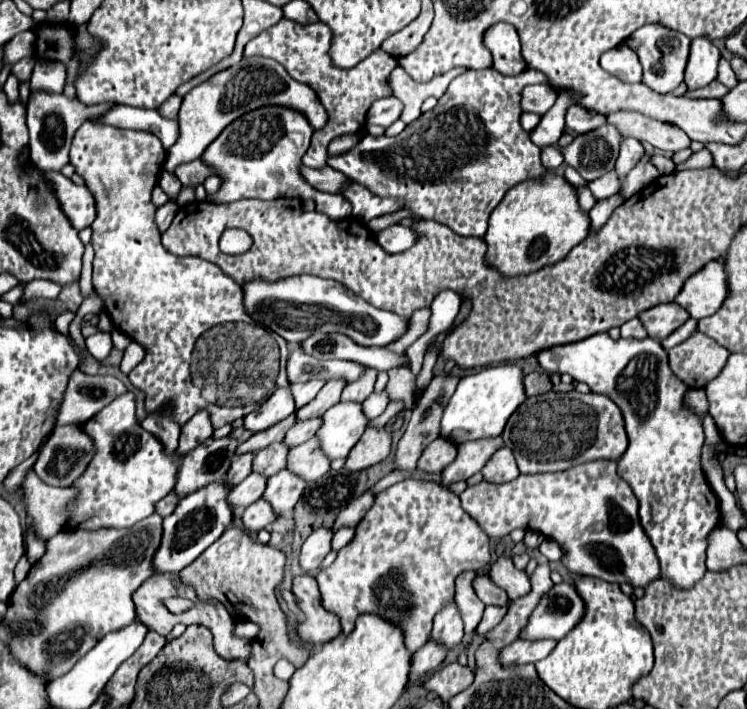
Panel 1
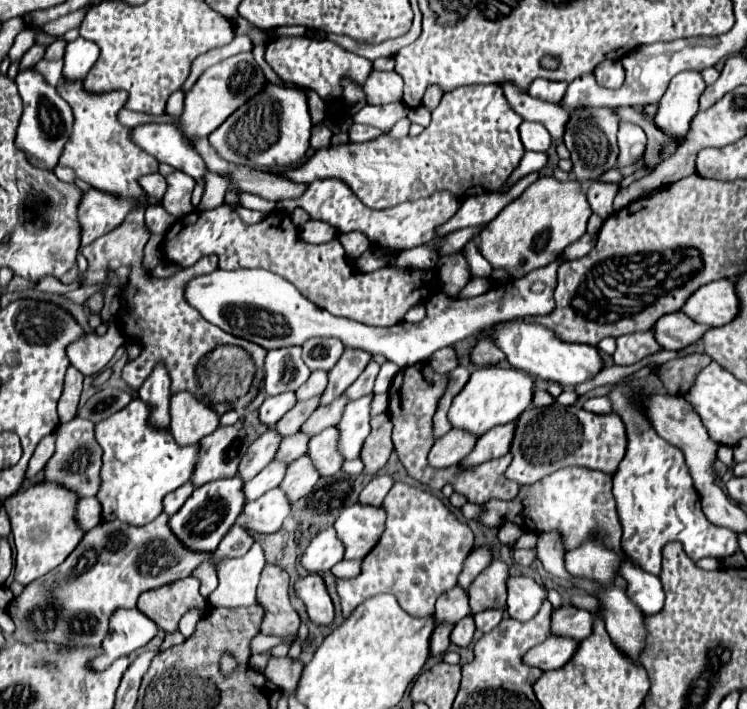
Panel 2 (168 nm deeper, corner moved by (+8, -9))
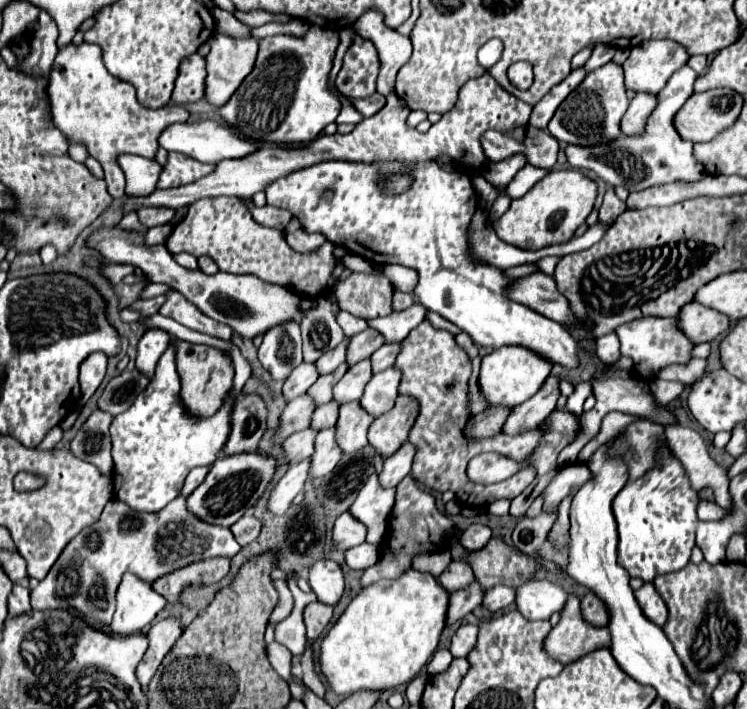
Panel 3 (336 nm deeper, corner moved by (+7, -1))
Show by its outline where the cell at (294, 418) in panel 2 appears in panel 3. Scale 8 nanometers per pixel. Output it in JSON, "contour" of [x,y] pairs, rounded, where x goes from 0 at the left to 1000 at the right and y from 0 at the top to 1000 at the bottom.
{"contour":[[[455,513],[444,528],[436,528],[436,530],[428,530],[420,544],[412,550],[412,556],[418,556],[418,561],[423,561],[423,570],[434,570],[439,564],[444,564],[444,547],[447,542],[461,530],[461,525],[466,522],[466,513]]]}

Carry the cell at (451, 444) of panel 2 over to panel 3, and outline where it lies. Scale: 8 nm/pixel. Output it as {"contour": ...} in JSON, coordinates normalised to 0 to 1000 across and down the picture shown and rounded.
{"contour":[[[656,573],[648,581],[637,584],[632,590],[632,595],[624,604],[624,615],[635,615],[635,618],[656,618],[672,609],[672,601],[680,590],[680,584],[685,581],[683,573]]]}

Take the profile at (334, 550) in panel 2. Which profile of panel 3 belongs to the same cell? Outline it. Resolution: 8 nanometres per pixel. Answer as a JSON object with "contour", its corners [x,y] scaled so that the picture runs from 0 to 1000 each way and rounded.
{"contour":[[[469,722],[452,728],[447,739],[447,770],[455,776],[474,773],[490,762],[490,742],[477,733]]]}

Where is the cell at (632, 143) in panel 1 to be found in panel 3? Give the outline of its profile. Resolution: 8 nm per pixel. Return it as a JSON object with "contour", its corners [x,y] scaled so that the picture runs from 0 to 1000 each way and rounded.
{"contour":[[[854,130],[833,166],[833,186],[835,189],[857,189],[857,183],[862,181],[862,172],[867,169],[867,164],[878,152],[878,147],[881,147],[878,133]]]}

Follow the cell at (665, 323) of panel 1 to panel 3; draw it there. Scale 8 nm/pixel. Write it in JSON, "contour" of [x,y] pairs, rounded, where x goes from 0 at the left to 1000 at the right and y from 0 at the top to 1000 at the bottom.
{"contour":[[[924,426],[921,432],[916,432],[908,449],[910,463],[916,463],[921,477],[926,477],[934,485],[953,482],[959,474],[977,463],[977,449],[972,449],[972,443],[940,432],[937,426]]]}

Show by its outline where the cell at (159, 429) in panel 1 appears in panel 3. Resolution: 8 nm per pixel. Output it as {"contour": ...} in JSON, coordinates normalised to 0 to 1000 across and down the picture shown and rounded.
{"contour":[[[201,463],[193,468],[193,474],[185,482],[185,502],[182,502],[182,519],[203,533],[209,522],[209,511],[214,499],[228,488],[228,471],[214,463]]]}

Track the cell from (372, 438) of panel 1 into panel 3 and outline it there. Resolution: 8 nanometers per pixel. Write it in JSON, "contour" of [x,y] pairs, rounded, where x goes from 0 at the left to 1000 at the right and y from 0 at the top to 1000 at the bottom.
{"contour":[[[535,559],[525,578],[498,595],[493,621],[509,638],[511,646],[525,643],[546,621],[552,598],[560,587],[560,575],[562,573],[557,561]]]}

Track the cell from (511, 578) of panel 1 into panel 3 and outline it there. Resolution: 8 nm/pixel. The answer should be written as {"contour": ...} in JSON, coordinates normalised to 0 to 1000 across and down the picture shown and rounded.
{"contour":[[[710,818],[691,832],[691,855],[704,874],[736,874],[742,863],[752,863],[758,846],[760,835],[736,818]]]}

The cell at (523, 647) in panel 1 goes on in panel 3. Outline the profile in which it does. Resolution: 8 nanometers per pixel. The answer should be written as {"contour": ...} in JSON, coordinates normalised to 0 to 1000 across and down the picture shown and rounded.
{"contour":[[[763,841],[750,877],[734,894],[728,914],[752,937],[763,937],[795,917],[817,914],[817,889],[787,880],[779,872],[774,843]]]}

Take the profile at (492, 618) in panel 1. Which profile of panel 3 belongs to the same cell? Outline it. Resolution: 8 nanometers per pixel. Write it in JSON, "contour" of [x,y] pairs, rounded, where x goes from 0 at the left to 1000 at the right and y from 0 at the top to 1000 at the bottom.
{"contour":[[[661,827],[661,829],[656,829],[651,835],[648,855],[656,863],[667,863],[667,860],[683,855],[688,846],[691,846],[691,832],[688,829],[683,829],[683,827]]]}

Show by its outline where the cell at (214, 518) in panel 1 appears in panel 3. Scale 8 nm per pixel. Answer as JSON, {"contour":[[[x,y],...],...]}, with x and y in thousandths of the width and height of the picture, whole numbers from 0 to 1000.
{"contour":[[[327,638],[313,643],[295,643],[281,666],[278,674],[252,700],[252,717],[265,731],[292,739],[292,742],[311,742],[335,714],[343,711],[345,700],[356,697],[361,691],[361,683],[367,677],[367,669],[375,657],[375,649],[367,643],[356,643],[348,638]]]}

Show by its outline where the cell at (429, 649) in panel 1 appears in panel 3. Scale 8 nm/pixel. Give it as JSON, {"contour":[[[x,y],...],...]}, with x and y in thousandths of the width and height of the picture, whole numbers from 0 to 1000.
{"contour":[[[635,818],[632,824],[608,832],[602,838],[602,855],[600,855],[600,880],[621,872],[627,863],[632,863],[635,858],[640,858],[648,846],[648,832],[645,827]]]}

